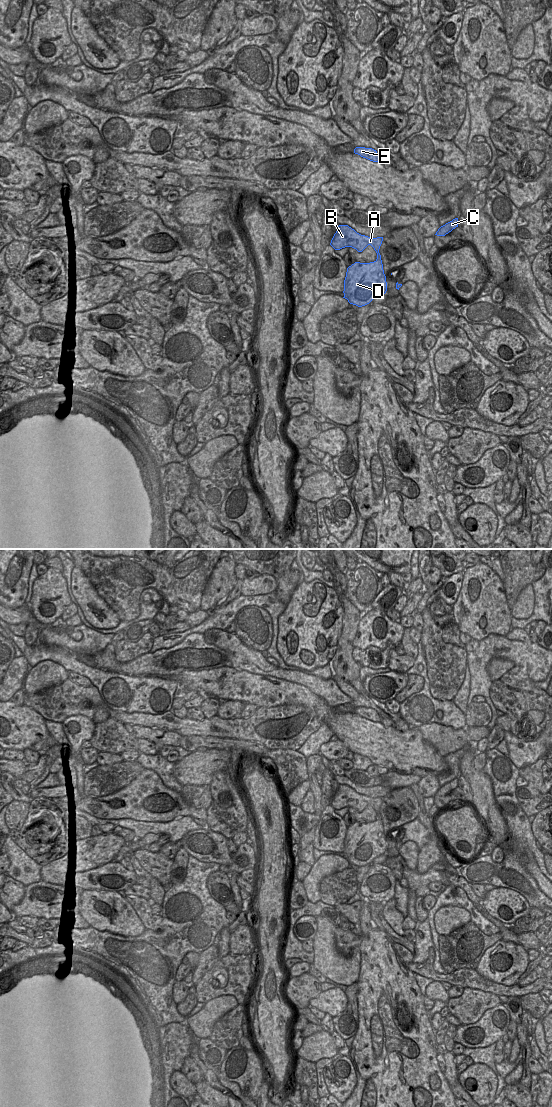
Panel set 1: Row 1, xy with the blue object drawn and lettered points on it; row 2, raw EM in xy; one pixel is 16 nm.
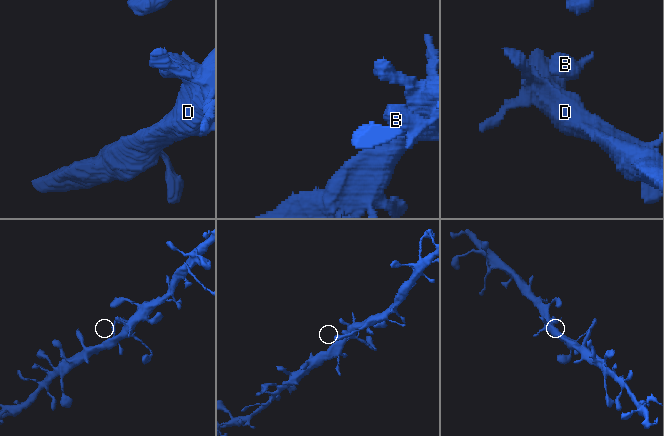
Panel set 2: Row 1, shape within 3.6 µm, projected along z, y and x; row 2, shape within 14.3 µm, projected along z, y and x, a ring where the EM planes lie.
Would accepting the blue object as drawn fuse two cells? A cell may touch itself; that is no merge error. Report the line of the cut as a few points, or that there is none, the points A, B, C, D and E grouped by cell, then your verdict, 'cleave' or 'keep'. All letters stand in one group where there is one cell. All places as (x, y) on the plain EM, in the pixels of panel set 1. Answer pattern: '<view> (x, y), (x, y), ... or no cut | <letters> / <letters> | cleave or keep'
no cut | A B C D E | keep

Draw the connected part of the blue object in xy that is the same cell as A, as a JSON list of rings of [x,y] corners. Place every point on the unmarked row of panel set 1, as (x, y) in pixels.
[[[339,785],[330,805],[335,810],[352,807],[362,812],[371,805],[377,813],[377,819],[370,823],[355,822],[347,828],[344,840],[344,857],[350,864],[358,867],[369,864],[387,851],[386,836],[379,813],[383,797],[371,798],[357,793],[348,785]]]

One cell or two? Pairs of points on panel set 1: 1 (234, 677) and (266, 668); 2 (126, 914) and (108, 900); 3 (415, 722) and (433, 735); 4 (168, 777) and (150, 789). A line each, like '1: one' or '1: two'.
1: two
2: one
3: two
4: two

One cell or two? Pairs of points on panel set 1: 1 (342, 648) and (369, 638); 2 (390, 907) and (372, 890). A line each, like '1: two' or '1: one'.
1: two
2: two

